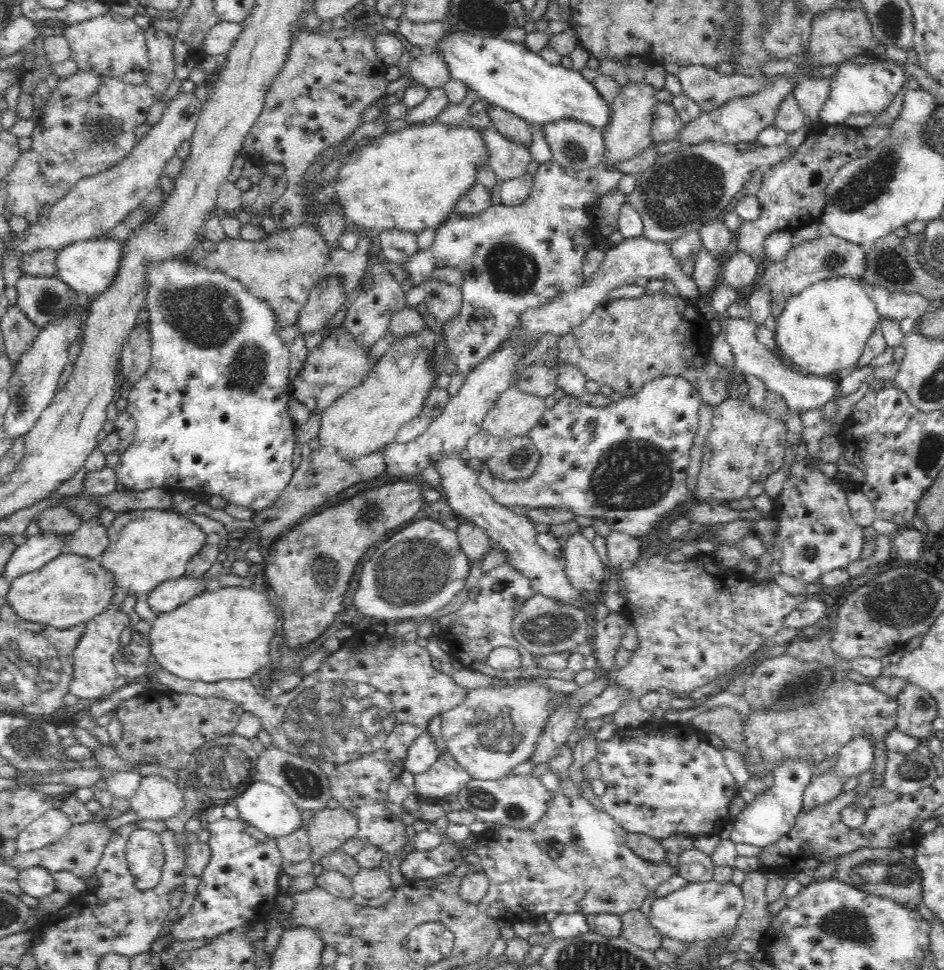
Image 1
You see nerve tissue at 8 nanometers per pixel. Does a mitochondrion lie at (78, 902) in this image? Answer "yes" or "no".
no

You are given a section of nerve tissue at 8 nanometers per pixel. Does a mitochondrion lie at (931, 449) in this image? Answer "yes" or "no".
yes

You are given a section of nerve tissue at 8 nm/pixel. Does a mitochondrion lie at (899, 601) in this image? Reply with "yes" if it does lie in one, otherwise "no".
yes

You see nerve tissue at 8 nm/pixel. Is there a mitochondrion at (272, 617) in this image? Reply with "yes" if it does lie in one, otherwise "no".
no

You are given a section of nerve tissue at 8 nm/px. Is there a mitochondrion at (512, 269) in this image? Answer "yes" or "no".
yes

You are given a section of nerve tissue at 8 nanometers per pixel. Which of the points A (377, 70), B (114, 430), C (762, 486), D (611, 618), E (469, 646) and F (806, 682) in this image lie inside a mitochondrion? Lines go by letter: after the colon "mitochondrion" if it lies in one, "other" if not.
A: other
B: other
C: other
D: other
E: other
F: mitochondrion

